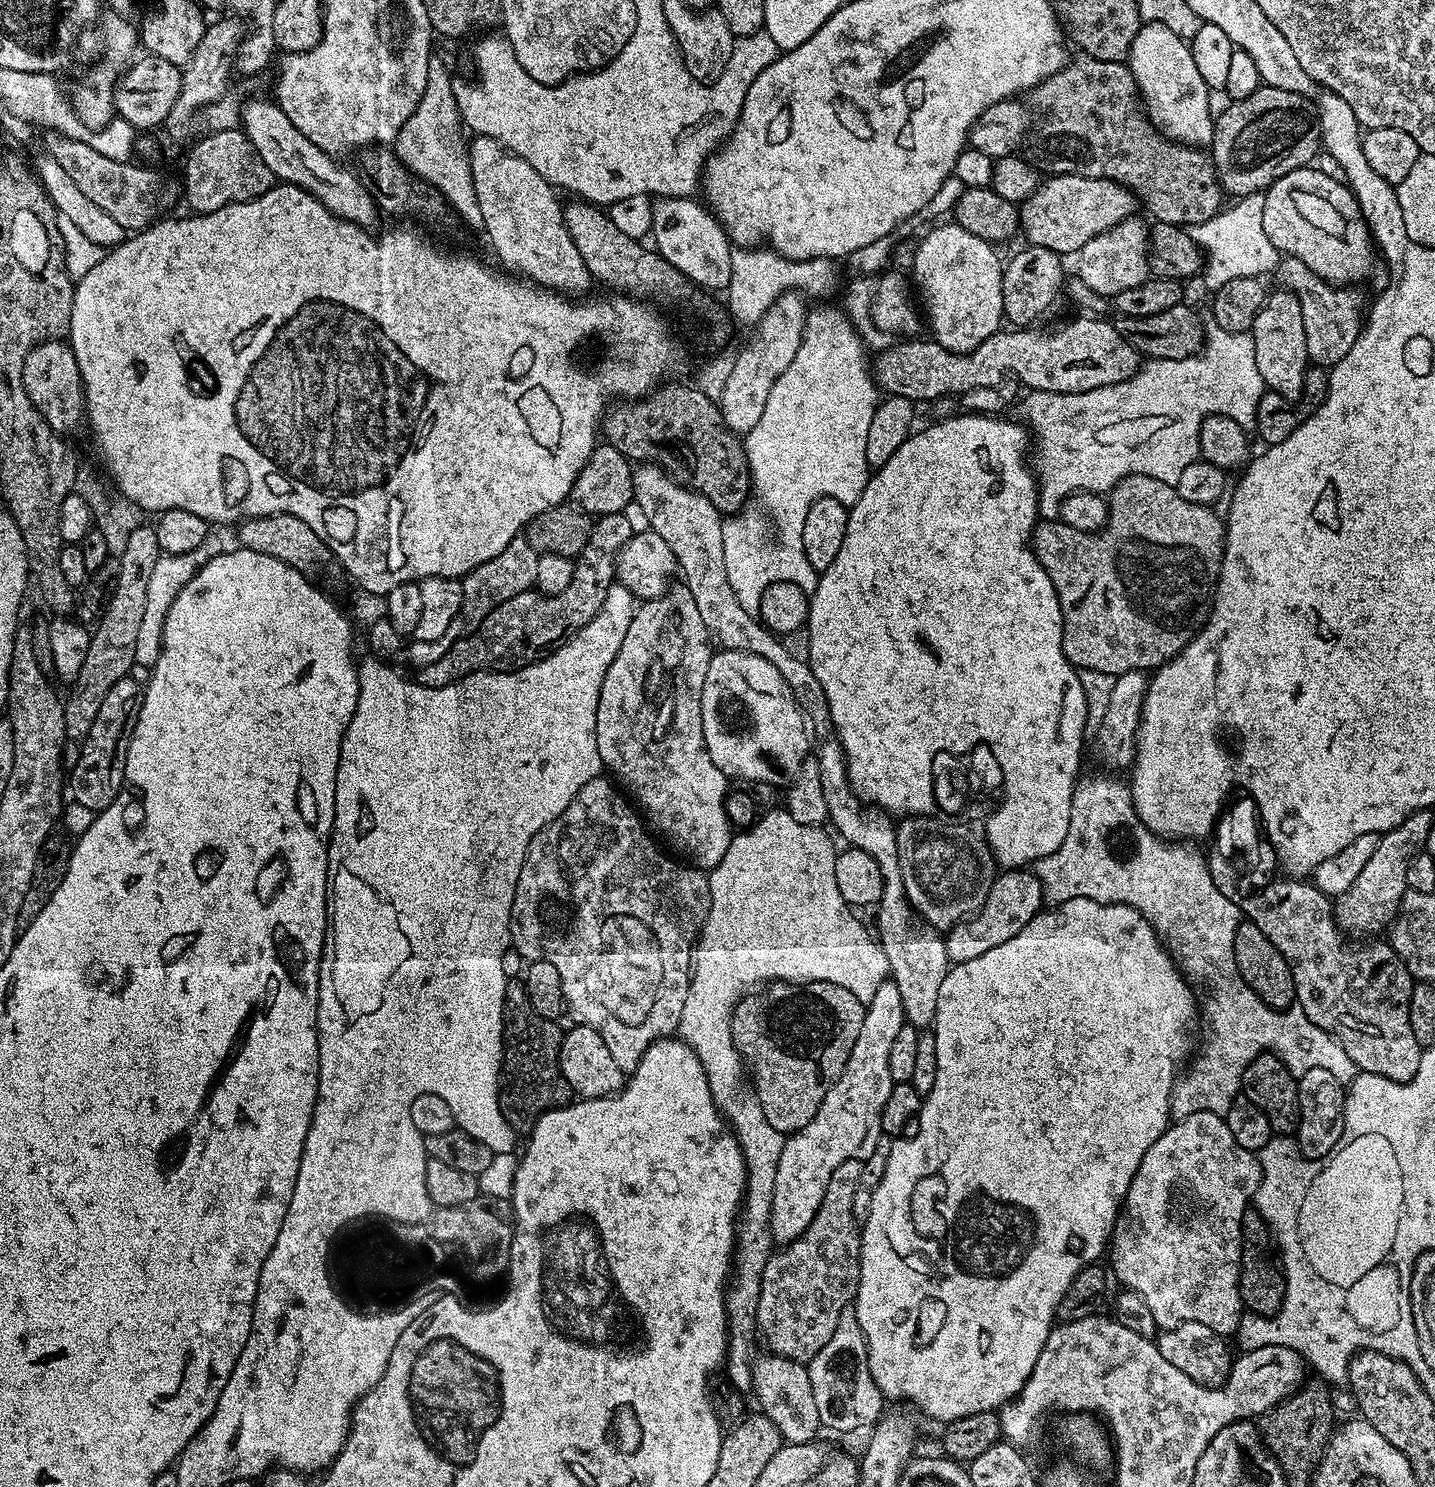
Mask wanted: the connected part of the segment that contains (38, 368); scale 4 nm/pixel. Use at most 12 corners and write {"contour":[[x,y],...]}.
{"contour":[[67,341],[36,344],[23,385],[52,431],[83,423],[84,385]]}

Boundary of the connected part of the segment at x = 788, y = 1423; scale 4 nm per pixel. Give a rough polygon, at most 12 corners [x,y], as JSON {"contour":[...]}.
{"contour":[[764,1354],[754,1366],[759,1411],[790,1444],[822,1432],[810,1374]]}

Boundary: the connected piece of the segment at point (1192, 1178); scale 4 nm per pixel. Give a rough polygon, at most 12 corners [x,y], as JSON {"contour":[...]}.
{"contour":[[1218,1112],[1169,1123],[1112,1227],[1160,1330],[1240,1324],[1260,1185]]}

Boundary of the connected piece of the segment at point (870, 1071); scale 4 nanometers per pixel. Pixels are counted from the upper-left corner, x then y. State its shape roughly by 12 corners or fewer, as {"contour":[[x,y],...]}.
{"contour":[[889,978],[846,1070],[782,1146],[777,1245],[814,1222],[830,1174],[874,1154],[905,1023]]}

